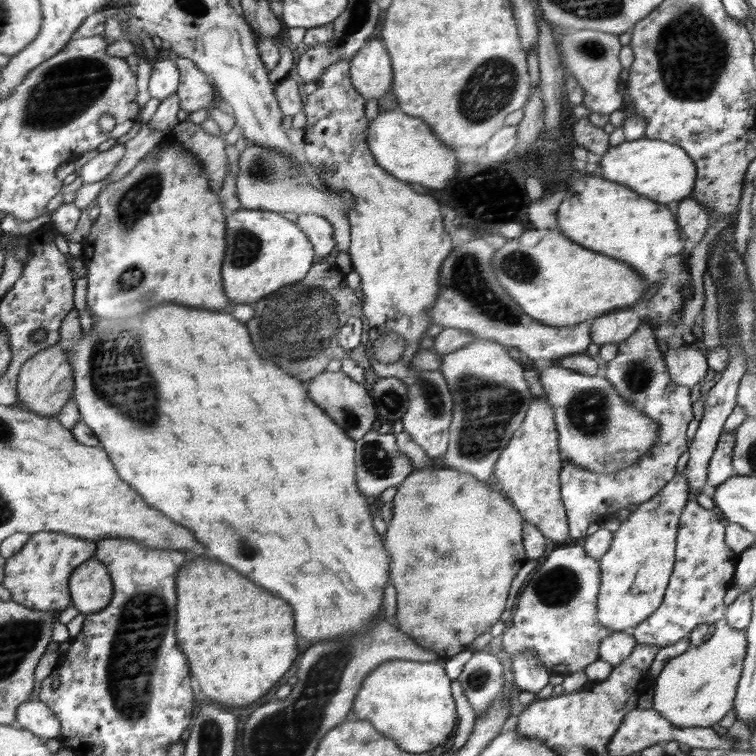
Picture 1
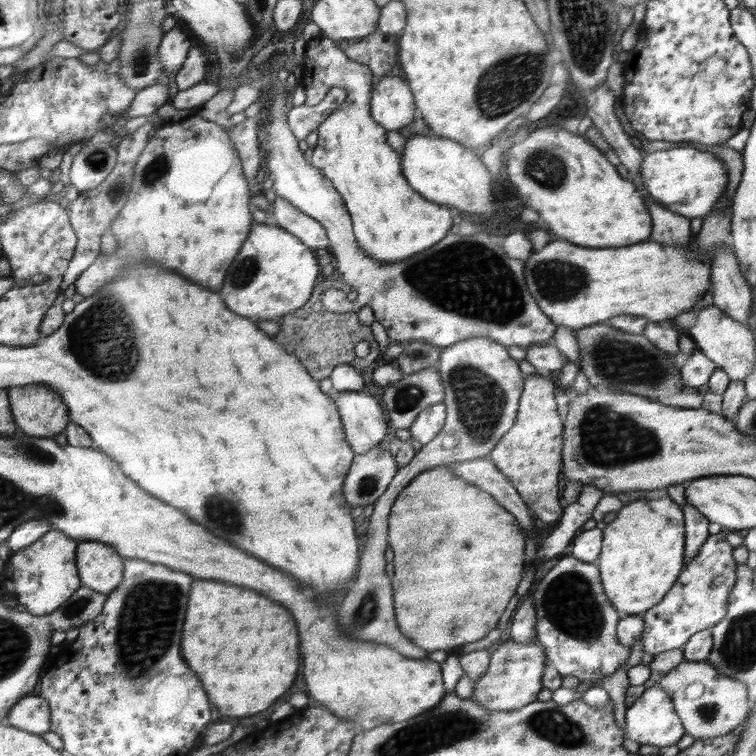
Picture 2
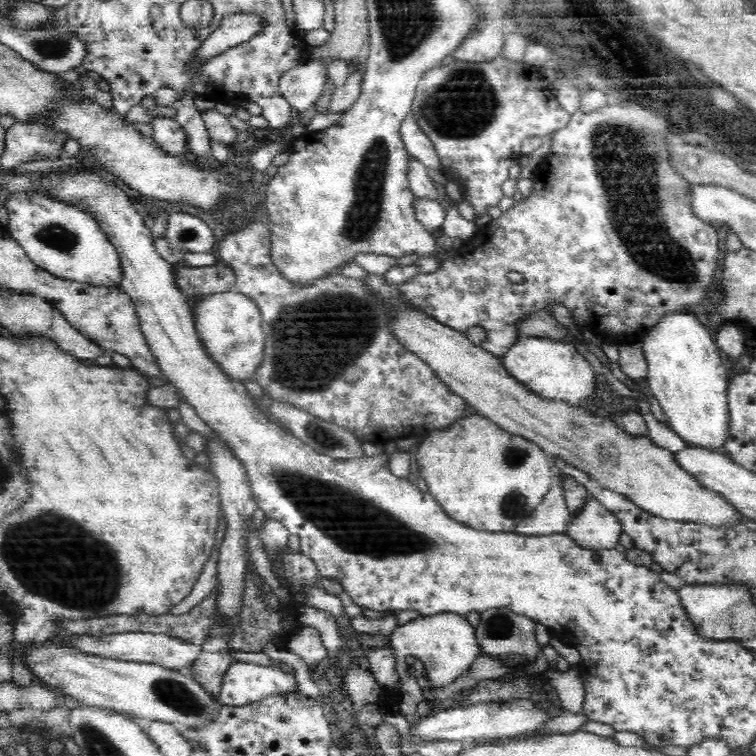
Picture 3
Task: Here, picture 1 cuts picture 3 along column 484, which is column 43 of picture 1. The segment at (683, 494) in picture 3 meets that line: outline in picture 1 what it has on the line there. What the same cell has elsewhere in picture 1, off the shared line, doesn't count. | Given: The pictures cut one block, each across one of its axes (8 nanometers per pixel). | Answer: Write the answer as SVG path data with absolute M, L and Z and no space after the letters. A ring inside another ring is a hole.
M65 342L43 350L27 362L21 371L19 397L31 411L42 416L58 417L75 396L76 368L72 365Z

